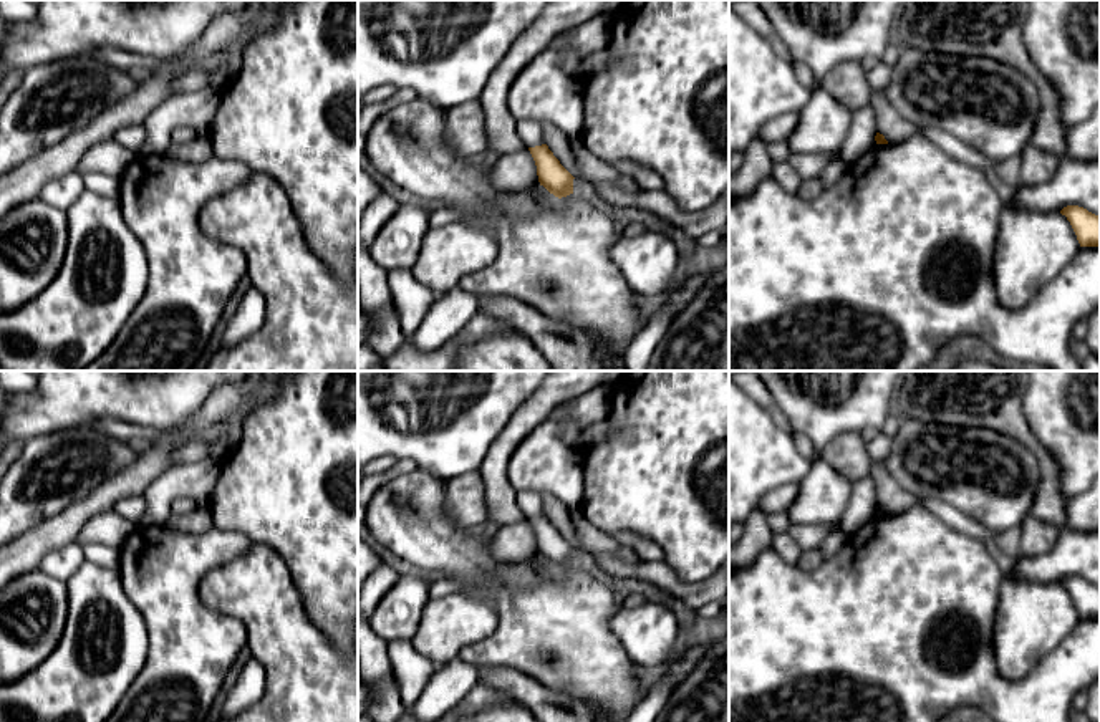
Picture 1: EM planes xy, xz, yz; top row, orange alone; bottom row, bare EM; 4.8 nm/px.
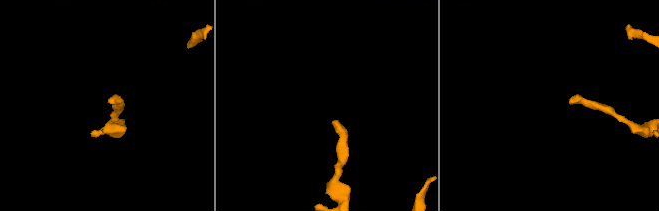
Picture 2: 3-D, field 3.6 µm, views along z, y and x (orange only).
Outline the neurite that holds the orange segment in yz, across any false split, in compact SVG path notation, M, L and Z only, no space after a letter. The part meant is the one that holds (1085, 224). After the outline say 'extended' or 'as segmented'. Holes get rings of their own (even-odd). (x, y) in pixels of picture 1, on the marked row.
M1067 205L1060 214L1070 222L1080 247L1100 247L1100 215L1078 205Z | as segmented

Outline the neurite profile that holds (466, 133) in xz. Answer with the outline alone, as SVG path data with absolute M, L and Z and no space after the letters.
M479 99L444 109L446 141L462 156L479 157L489 149L485 114Z

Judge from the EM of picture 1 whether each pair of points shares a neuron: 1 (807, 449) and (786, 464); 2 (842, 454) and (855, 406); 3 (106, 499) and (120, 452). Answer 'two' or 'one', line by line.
1: two
2: two
3: two

